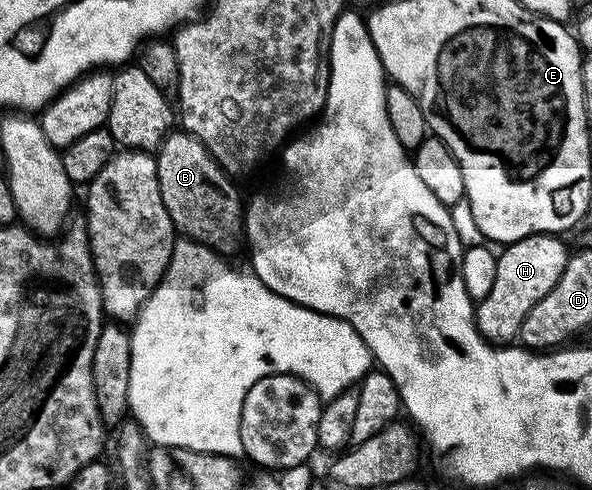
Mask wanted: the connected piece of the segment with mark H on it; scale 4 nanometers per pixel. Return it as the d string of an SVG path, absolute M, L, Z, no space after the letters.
M530 234L516 242L504 245L496 257L497 276L487 298L478 299L475 325L481 336L492 344L511 344L519 337L525 316L541 296L545 296L561 280L567 267L569 249L558 234Z

